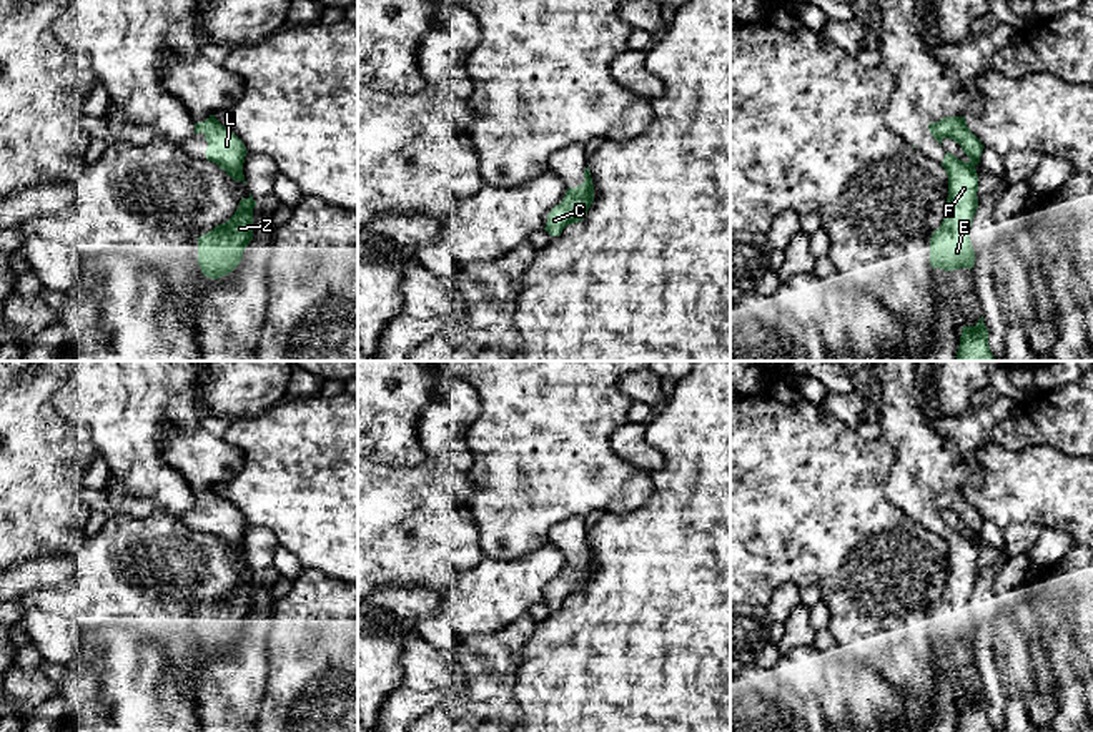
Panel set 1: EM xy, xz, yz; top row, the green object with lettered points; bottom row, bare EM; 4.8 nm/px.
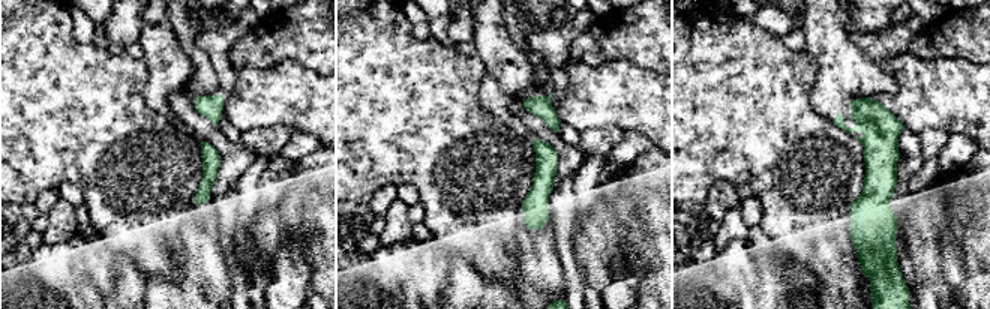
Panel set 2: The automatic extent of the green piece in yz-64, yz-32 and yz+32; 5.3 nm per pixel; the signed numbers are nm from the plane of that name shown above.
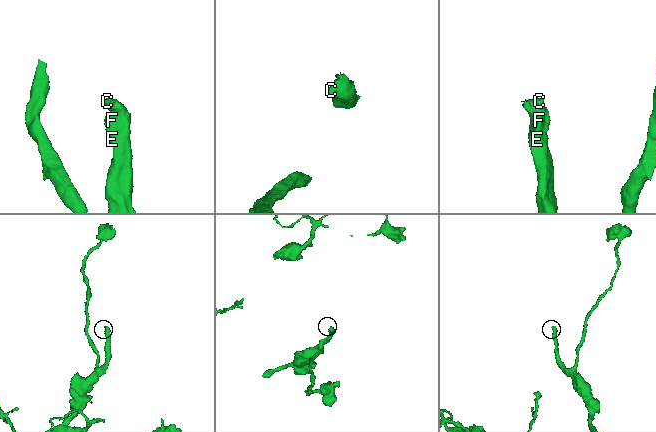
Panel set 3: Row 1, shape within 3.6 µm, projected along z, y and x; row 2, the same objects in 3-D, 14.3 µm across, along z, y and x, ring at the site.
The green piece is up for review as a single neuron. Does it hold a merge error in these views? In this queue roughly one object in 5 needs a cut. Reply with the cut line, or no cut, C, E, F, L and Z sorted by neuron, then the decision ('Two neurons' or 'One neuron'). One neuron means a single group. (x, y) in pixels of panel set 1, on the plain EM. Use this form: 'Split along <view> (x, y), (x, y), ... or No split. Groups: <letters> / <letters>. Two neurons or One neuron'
No split. Groups: C E F L Z. One neuron

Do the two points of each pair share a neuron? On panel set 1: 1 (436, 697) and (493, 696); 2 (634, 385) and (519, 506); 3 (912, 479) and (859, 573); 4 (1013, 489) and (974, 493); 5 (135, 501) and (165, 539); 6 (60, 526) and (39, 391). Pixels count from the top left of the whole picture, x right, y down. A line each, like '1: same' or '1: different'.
1: different
2: different
3: different
4: same
5: different
6: same

